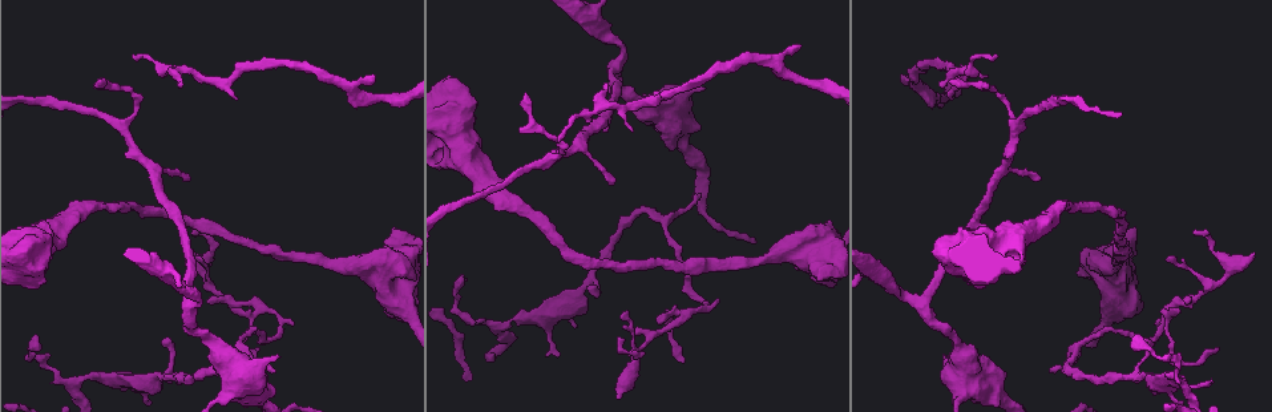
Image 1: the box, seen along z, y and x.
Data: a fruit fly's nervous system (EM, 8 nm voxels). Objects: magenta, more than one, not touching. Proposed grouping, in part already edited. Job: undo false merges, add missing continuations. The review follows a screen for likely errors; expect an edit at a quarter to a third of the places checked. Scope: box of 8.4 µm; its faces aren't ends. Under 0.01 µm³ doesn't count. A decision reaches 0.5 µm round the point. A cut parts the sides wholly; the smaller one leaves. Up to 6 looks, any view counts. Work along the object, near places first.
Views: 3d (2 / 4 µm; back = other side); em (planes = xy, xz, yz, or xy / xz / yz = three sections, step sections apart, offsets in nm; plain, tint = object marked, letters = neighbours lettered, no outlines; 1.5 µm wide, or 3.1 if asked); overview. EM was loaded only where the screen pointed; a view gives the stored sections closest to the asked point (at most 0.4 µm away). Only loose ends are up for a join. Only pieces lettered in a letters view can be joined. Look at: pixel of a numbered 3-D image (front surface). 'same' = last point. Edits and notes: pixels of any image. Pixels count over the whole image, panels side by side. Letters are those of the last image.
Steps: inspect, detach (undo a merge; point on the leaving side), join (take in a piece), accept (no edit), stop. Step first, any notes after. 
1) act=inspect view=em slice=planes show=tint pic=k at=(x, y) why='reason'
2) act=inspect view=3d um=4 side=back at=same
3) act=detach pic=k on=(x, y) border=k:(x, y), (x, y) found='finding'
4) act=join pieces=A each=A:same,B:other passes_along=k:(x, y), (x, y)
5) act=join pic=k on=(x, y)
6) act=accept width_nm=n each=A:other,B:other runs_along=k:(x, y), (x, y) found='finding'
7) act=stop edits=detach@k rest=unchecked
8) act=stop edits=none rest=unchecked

act=inspect view=em slice=yz step=4 show=letters pic=1 at=(610, 184) why='thin end'

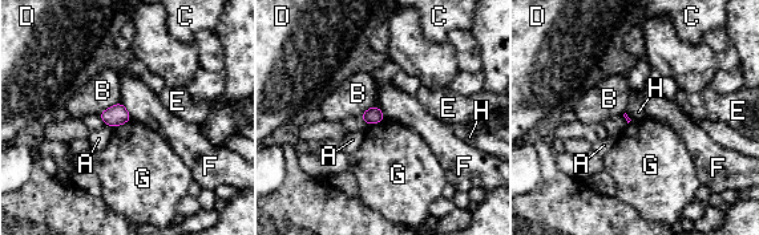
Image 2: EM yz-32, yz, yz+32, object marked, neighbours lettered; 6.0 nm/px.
act=inspect view=em slice=planes show=letters at=same

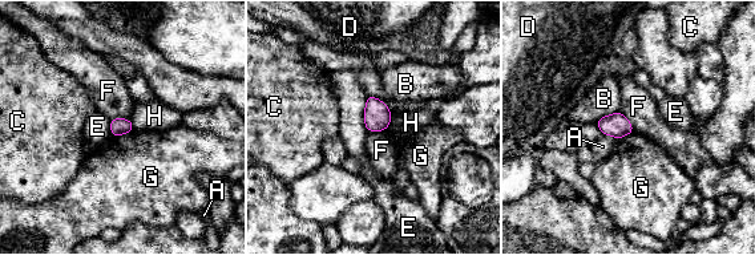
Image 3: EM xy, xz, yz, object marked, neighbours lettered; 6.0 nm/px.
act=accept each=A:other,B:other,C:other,D:other,E:other,F:other,G:other,H:other border=3:(129, 118), (110, 120) found='none of them fits'

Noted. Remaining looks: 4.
act=inspect view=3d um=4 pic=1 at=(392, 235) why='an open end'

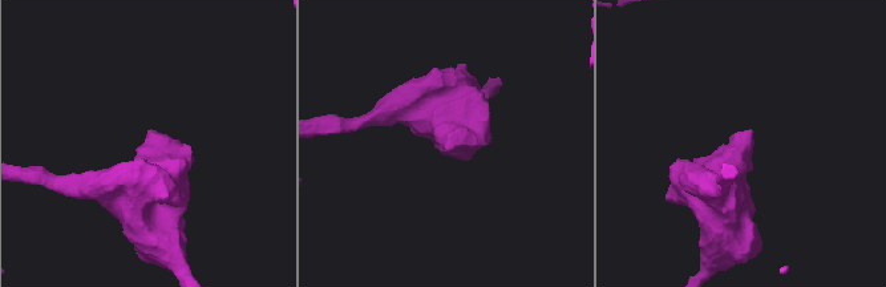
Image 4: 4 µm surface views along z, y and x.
act=inspect view=em slice=planes show=letters pic=4 at=(442, 145)

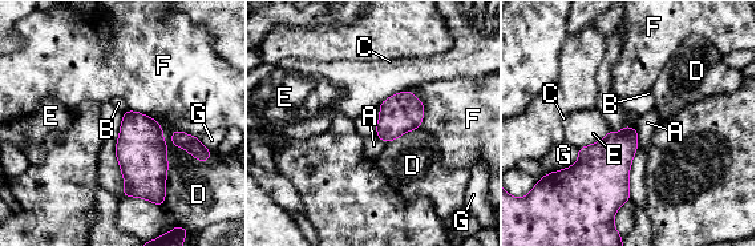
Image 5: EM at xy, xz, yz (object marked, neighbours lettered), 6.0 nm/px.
act=accept longest_contact=D:550nm each=A:other,B:other,C:other,D:other,E:other,F:other,G:other border=5:(635, 128), (638, 145) found='none of them fits'

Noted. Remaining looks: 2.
act=inspect view=em slice=planes show=letters pic=1 at=(939, 85) why='thin end'

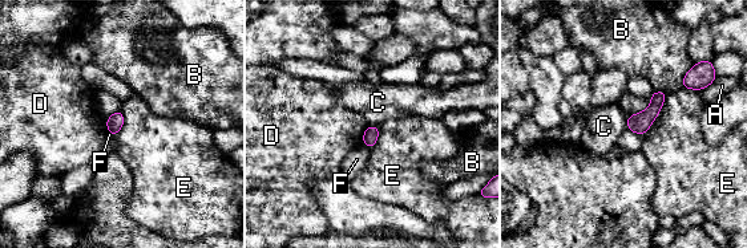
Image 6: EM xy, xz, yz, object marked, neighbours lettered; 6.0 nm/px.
act=accept each=A:other,B:other,C:other,D:other,E:other,F:other border=6:(626, 117), (628, 127) found='none of them fits'

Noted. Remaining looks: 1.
act=stop edits=none rest=unchecked

